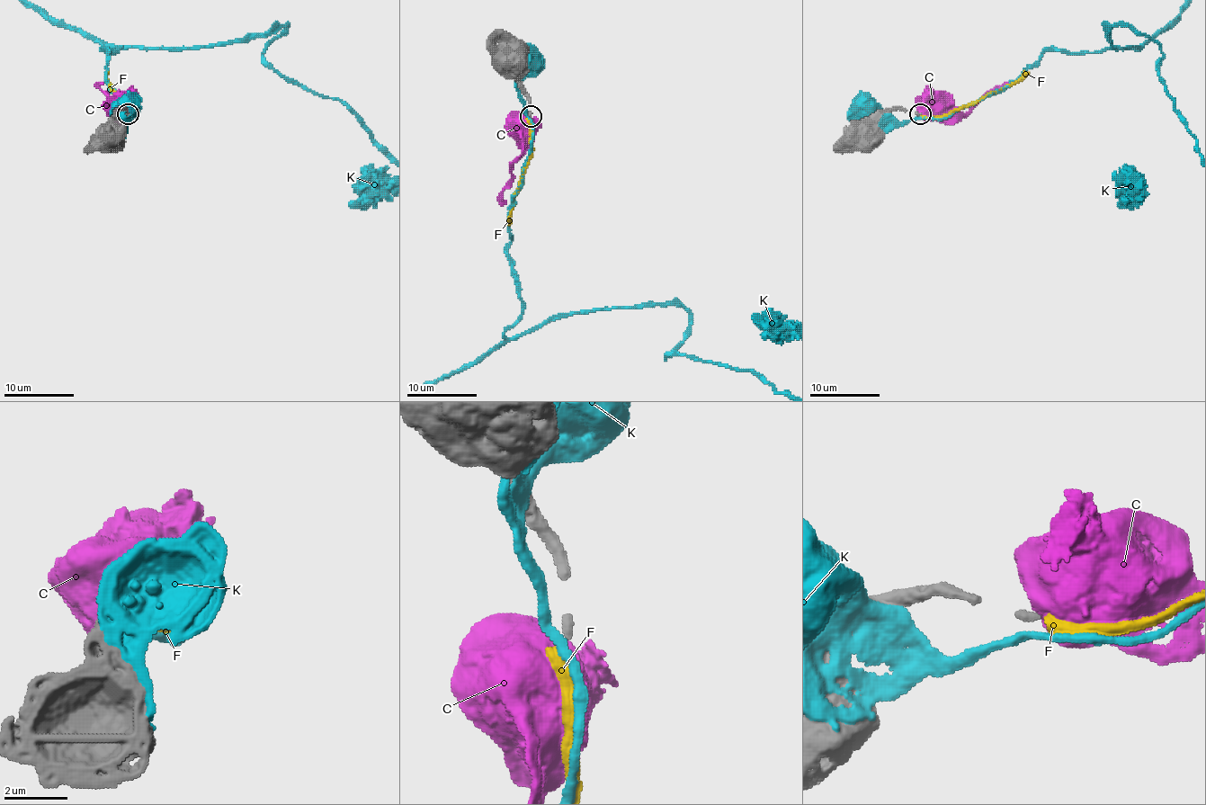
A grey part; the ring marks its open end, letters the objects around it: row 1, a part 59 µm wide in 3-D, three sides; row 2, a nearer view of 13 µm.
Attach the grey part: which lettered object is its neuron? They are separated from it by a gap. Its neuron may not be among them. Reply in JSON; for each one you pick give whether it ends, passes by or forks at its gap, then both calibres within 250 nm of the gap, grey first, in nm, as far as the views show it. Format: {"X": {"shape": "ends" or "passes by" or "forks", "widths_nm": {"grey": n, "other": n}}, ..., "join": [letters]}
{"join": []}

